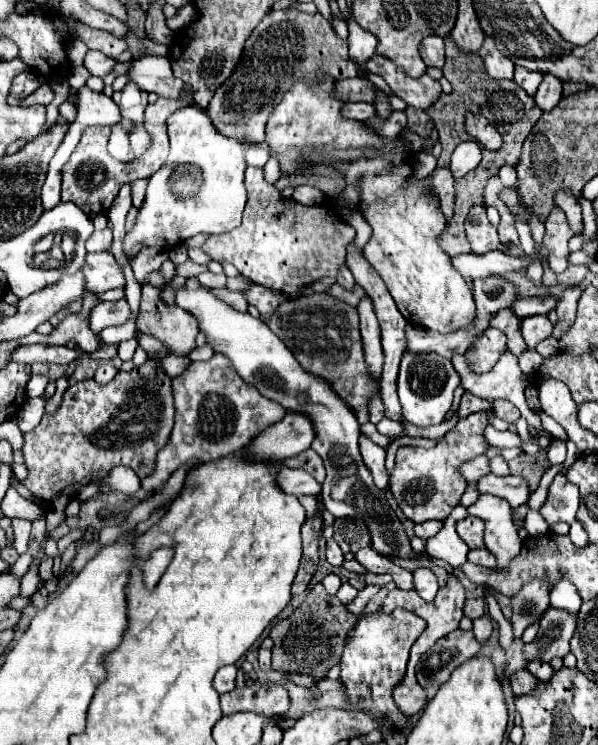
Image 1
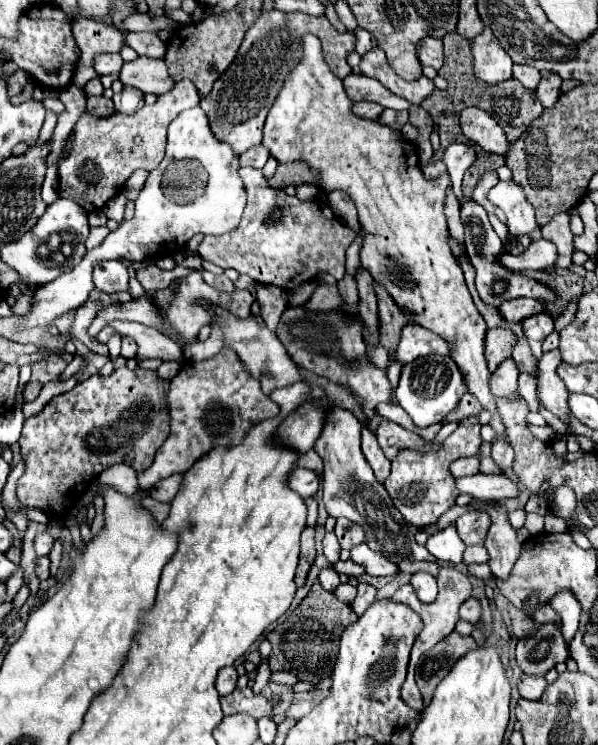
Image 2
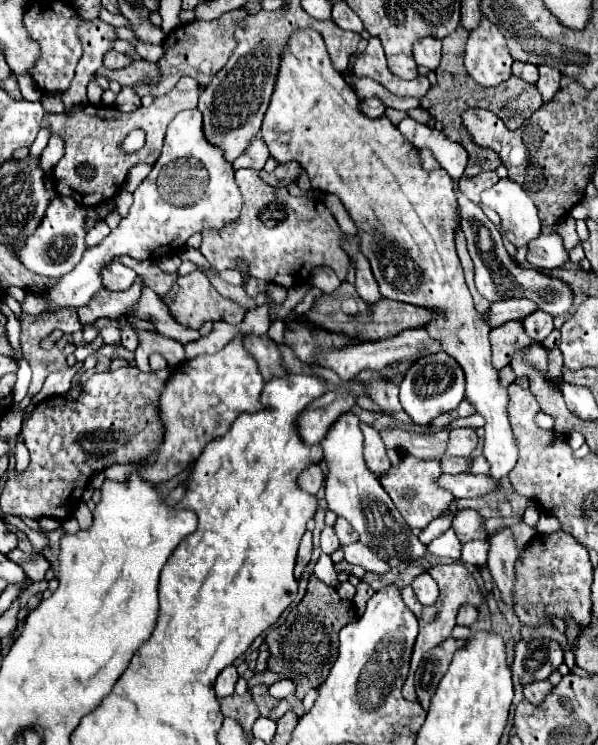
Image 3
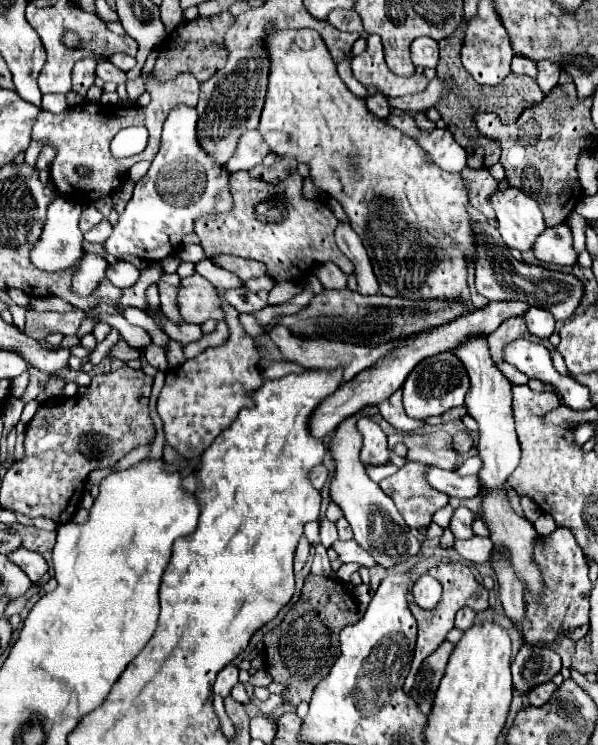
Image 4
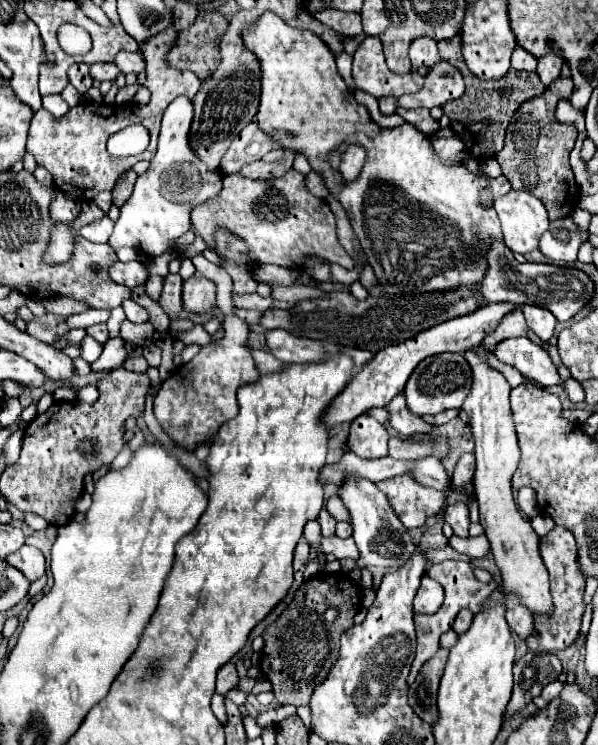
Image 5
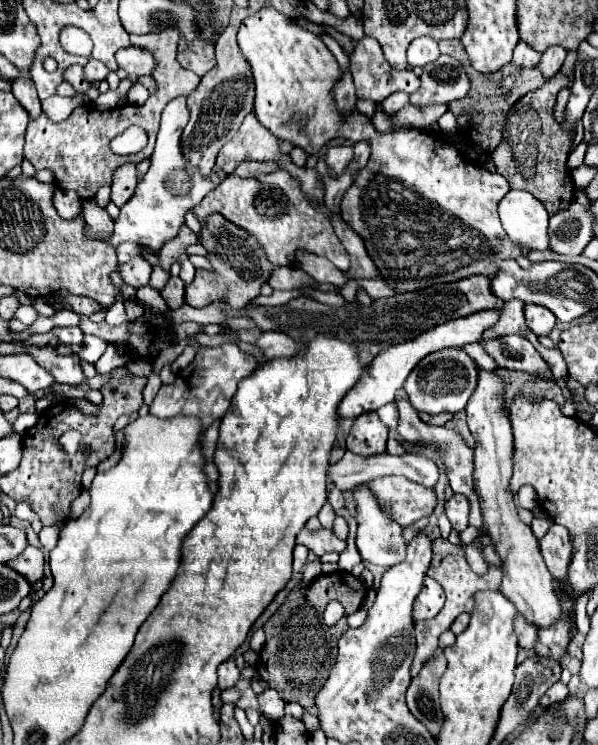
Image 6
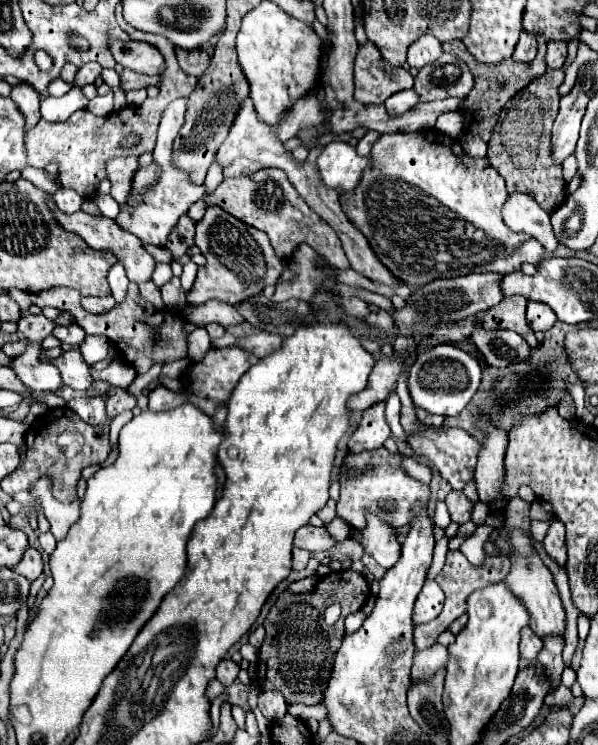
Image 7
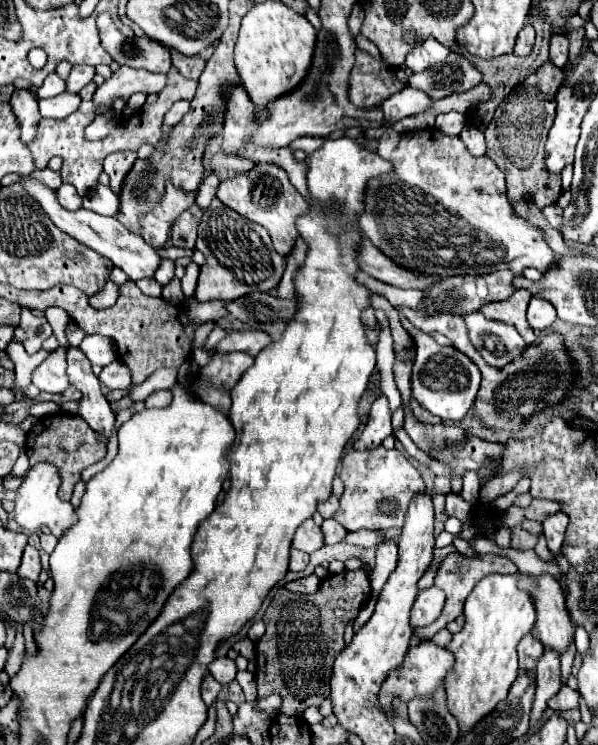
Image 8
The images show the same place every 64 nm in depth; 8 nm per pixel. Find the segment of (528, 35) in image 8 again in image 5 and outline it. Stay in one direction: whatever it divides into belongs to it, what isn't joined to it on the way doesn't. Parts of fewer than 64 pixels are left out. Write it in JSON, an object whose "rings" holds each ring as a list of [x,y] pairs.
{"rings":[[[516,48],[514,56],[512,56],[512,68],[514,70],[524,70],[524,72],[536,72],[536,58],[532,54],[528,54],[522,48]]]}

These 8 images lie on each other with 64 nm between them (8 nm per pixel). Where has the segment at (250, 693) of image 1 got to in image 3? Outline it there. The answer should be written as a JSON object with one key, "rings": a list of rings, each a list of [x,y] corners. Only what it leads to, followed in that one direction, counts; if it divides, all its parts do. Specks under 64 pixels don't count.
{"rings":[[[246,692],[244,696],[232,694],[228,698],[222,698],[220,704],[222,704],[222,714],[240,720],[244,724],[244,728],[252,728],[254,720],[260,716],[260,708],[254,702],[250,692]]]}

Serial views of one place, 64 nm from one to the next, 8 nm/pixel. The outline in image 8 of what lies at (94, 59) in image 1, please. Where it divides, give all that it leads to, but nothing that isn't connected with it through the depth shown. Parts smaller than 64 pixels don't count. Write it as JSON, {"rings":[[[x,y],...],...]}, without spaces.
{"rings":[[[108,14],[98,16],[98,28],[106,52],[120,64],[166,74],[170,70],[170,52],[150,38],[124,38]]]}

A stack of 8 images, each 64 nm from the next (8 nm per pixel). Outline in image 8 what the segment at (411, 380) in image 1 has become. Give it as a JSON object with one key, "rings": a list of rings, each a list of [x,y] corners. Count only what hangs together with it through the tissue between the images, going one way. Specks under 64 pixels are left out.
{"rings":[[[414,324],[406,328],[416,342],[416,360],[412,368],[412,398],[428,412],[440,416],[442,420],[462,420],[464,414],[474,404],[480,388],[478,366],[460,350],[452,346],[440,346],[430,334],[418,330]]]}

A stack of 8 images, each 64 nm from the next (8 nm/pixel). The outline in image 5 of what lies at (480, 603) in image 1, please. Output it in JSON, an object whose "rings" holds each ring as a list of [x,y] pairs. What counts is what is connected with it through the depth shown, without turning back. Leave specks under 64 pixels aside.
{"rings":[[[460,610],[458,612],[458,616],[456,616],[456,620],[454,620],[454,630],[458,632],[458,634],[464,634],[468,628],[470,628],[470,624],[472,624],[472,618],[474,618],[474,614],[470,612],[470,610]]]}

